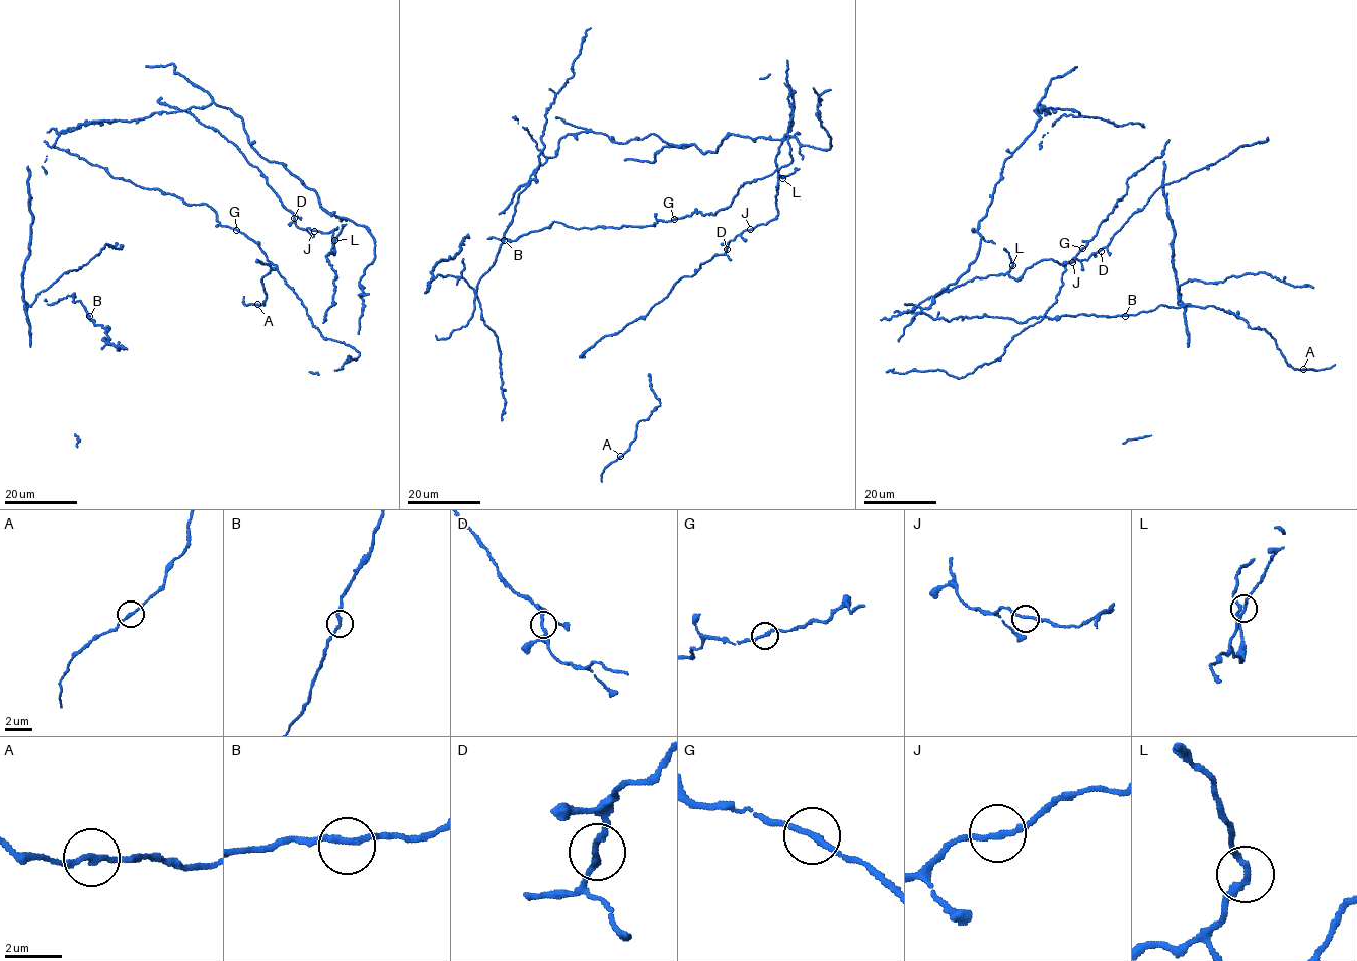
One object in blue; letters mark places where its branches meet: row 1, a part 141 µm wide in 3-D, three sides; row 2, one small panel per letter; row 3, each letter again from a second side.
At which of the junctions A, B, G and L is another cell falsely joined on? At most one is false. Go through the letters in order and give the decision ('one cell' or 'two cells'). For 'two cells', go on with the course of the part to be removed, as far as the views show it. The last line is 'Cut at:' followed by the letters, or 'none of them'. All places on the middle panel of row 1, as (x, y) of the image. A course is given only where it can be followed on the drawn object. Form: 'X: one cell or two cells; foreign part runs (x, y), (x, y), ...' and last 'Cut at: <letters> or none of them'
A: one cell
B: one cell
G: one cell
L: one cell
Cut at: none of them

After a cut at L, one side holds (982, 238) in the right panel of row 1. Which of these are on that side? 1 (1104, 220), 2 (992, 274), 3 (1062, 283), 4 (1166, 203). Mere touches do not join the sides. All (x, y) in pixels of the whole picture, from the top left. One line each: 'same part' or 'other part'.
1: same part
2: other part
3: same part
4: same part

